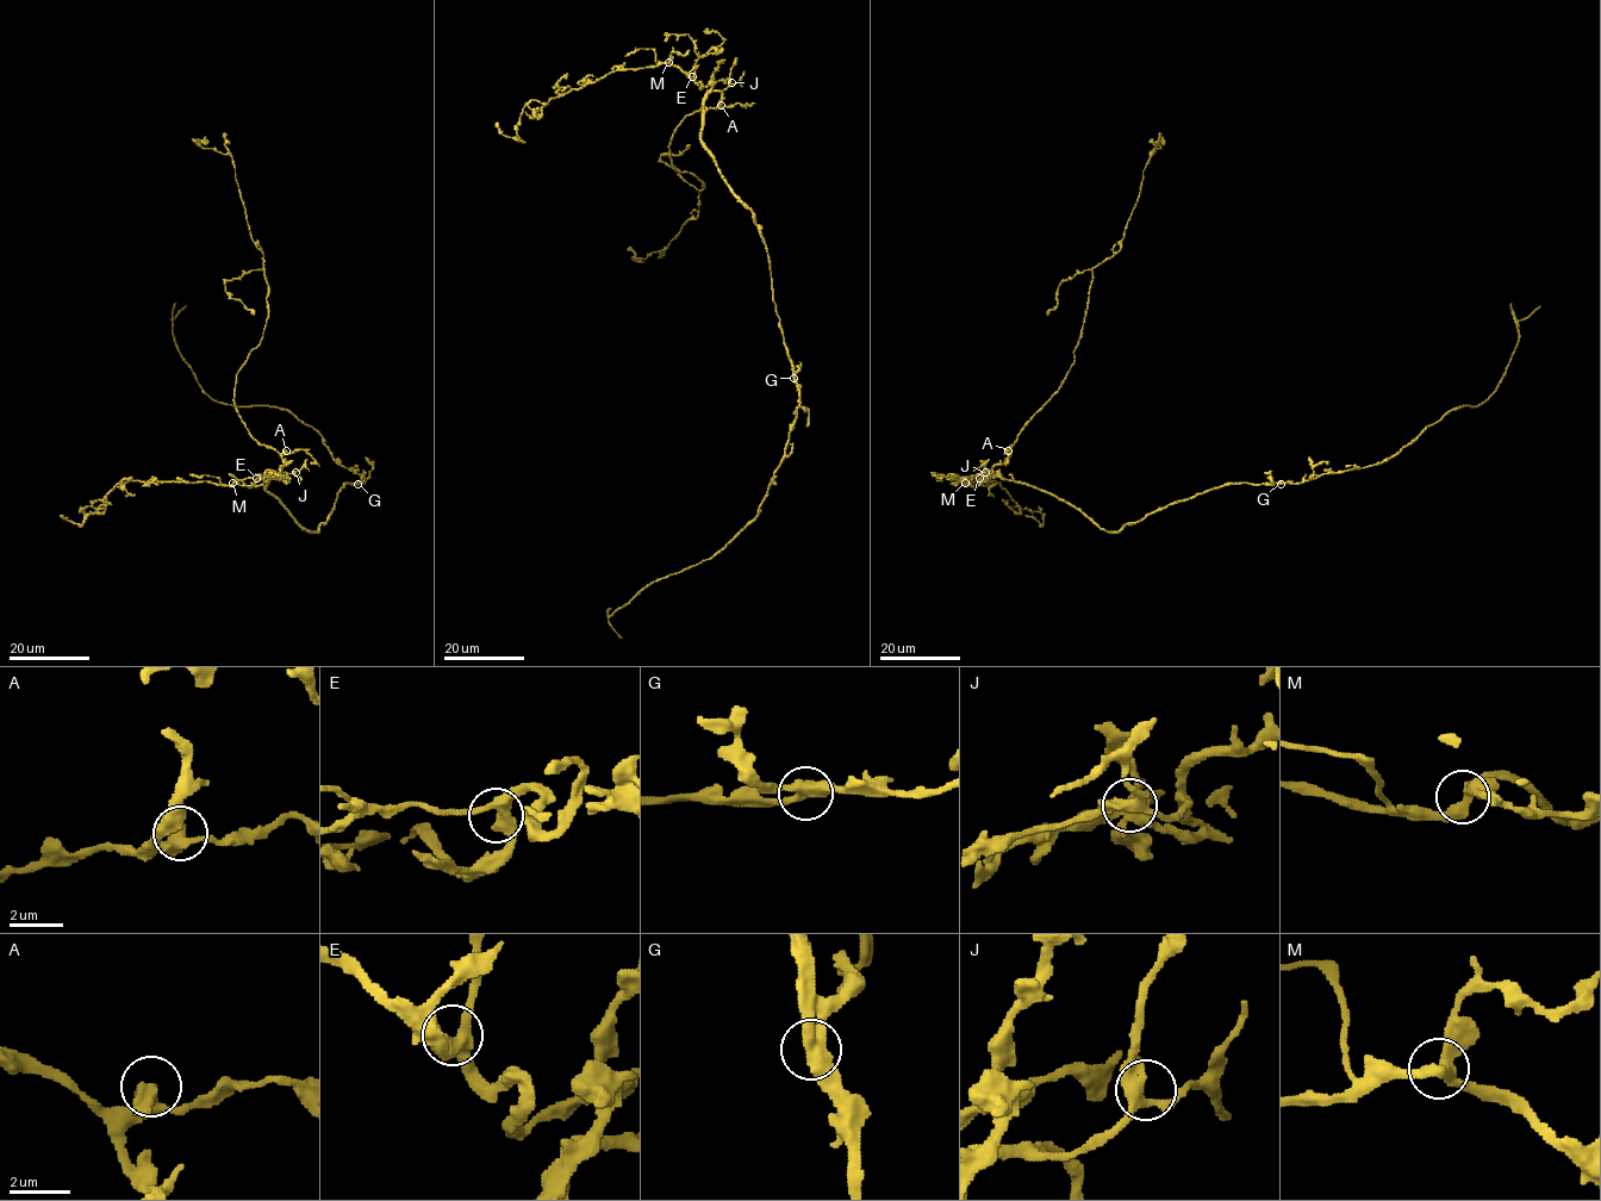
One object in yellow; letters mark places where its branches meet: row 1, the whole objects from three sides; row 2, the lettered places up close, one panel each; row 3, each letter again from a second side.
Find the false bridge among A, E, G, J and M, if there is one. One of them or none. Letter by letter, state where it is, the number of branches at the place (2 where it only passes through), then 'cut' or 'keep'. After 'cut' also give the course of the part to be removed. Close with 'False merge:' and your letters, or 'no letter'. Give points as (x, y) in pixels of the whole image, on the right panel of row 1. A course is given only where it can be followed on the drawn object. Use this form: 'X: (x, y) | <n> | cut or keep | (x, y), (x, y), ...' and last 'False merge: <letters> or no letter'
A: (1008, 450) | 3 | keep
E: (979, 478) | 3 | keep
G: (1281, 484) | 3 | keep
J: (985, 472) | 3 | keep
M: (965, 483) | 3 | keep
False merge: no letter

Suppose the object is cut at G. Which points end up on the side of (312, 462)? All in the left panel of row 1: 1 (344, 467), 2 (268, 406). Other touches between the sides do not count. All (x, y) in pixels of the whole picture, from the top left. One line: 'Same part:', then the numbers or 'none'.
Same part: none

